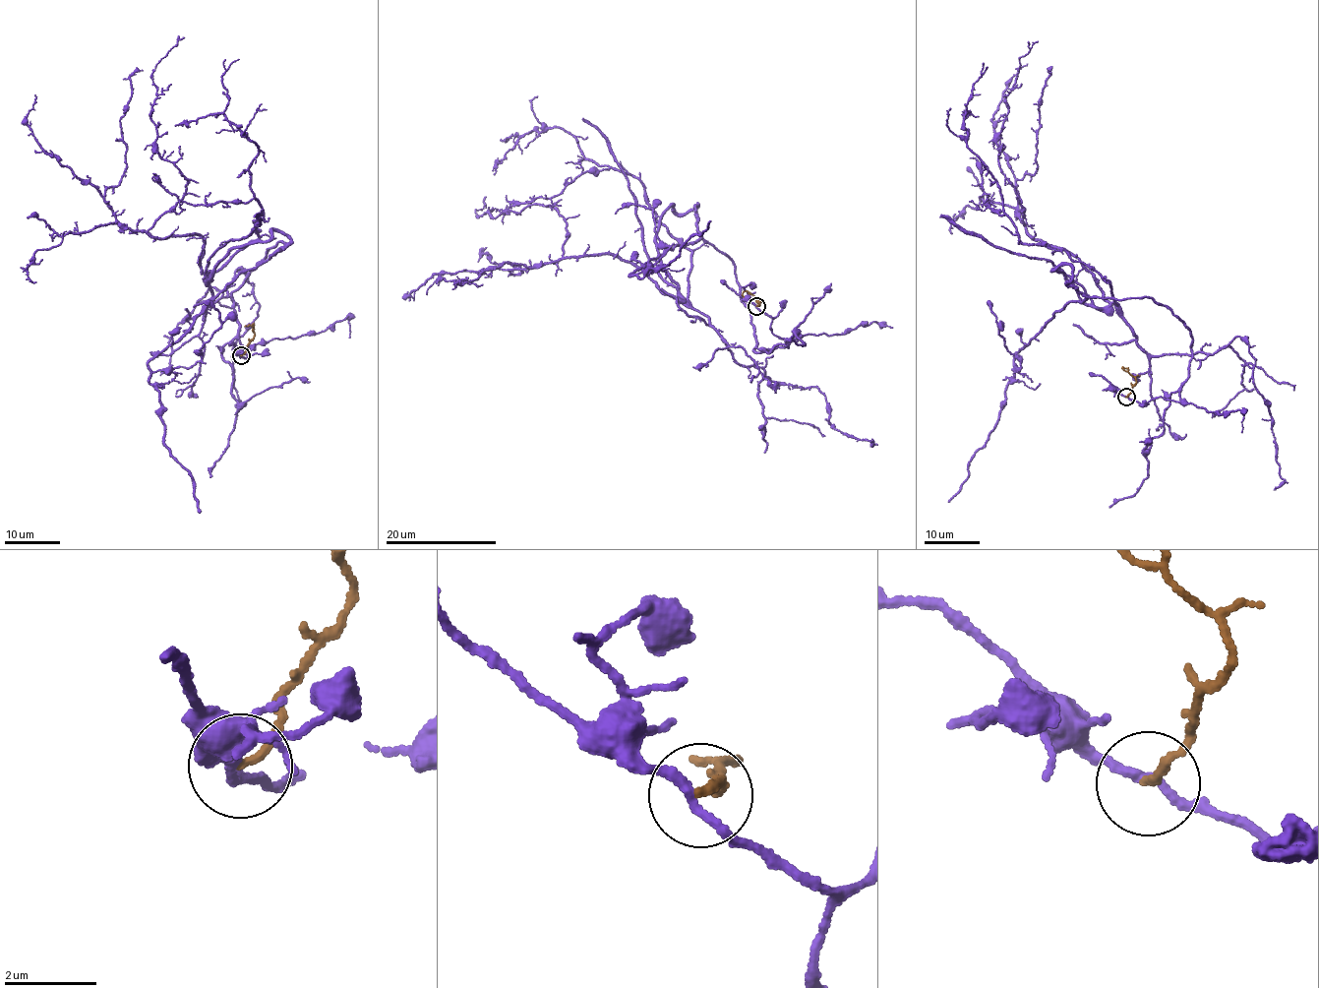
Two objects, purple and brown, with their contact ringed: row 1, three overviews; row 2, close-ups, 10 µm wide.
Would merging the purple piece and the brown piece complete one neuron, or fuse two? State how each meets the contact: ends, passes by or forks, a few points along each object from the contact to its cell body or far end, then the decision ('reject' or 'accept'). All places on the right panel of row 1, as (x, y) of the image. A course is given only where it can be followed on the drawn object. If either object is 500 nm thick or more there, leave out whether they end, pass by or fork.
purple passes by; brown ends there; purple runs (1125, 397), (1180, 401), (1191, 335), (1051, 271), (1084, 301), (1109, 304), (1030, 237), (996, 144), (1028, 42); brown runs (1126, 397), (1136, 381), (1124, 367); reject

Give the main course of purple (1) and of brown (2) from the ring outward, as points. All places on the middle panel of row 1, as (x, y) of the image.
1: (755, 305), (786, 345), (753, 350), (697, 207), (657, 235), (677, 298), (486, 196)
2: (757, 305), (760, 301), (747, 291), (742, 296)

